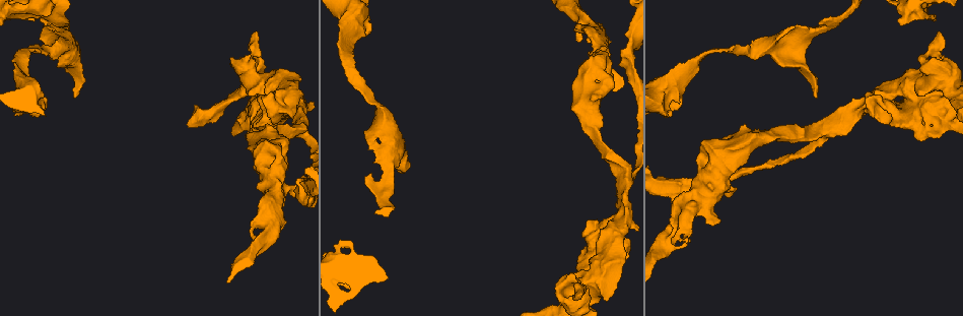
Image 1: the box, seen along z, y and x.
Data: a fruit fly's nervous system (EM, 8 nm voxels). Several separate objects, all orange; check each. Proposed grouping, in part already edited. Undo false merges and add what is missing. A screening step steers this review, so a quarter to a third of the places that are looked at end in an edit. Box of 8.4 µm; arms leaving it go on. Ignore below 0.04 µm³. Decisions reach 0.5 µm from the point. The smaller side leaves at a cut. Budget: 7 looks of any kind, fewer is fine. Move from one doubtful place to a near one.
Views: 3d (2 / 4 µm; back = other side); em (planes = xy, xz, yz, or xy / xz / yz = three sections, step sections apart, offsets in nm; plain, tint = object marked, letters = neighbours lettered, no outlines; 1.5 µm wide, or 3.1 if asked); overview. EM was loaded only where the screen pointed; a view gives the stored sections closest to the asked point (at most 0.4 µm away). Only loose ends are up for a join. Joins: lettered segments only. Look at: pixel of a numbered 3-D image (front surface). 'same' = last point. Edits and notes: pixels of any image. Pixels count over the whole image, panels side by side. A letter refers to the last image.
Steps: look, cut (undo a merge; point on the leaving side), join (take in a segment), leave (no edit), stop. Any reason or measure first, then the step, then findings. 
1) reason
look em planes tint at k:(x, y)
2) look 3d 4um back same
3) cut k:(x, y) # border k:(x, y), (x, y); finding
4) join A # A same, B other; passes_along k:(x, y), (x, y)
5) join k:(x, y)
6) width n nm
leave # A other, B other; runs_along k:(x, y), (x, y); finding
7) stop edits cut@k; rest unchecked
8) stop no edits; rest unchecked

branch stops here
look em planes plain at 1:(255, 34)

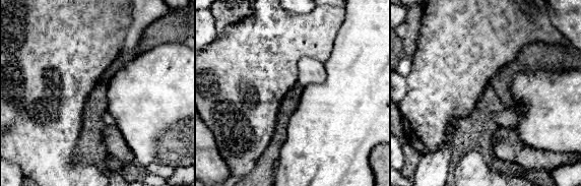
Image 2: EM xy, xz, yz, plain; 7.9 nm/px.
see the neighbours
look em planes letters same

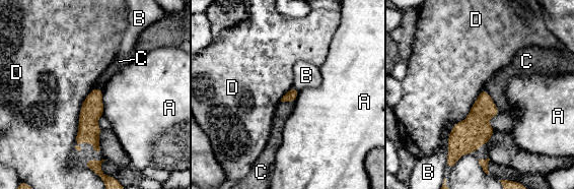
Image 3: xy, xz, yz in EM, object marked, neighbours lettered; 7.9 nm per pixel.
leave # A other, B other, C other, D other; runs_along 3:(95, 90), (91, 135), (96, 147); none of them fits

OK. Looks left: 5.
sudden change in width
look 3d 4um back at 1:(761, 138)

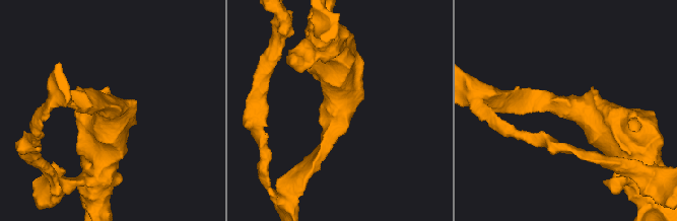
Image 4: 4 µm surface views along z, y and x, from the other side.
arm_widths 200, 600 nm
look em planes tint at 4:(567, 107)

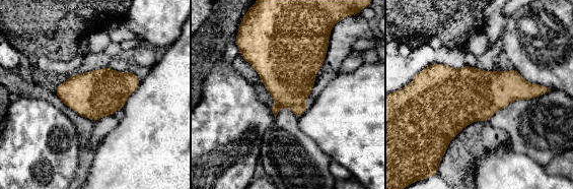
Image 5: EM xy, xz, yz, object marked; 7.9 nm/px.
look em planes letters same

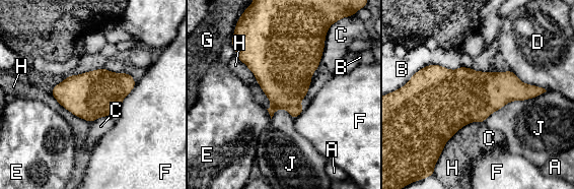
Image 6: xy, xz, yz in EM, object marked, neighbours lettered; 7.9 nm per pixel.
longest_contact J 550 nm
leave # A other, B other, C other, D other, E other, F other, G other, H other, J other; border 6:(547, 90), (510, 101), (484, 121); continuous, no second neuron

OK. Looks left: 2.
an open end
look em planes letters at 1:(815, 98)

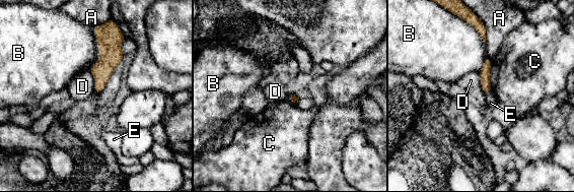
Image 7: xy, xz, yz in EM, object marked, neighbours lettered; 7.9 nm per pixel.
leave # A other, B other, C other, D other, E other; border 7:(491, 92), (486, 94); none of them fits

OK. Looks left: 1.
stop no edits; rest unchecked

